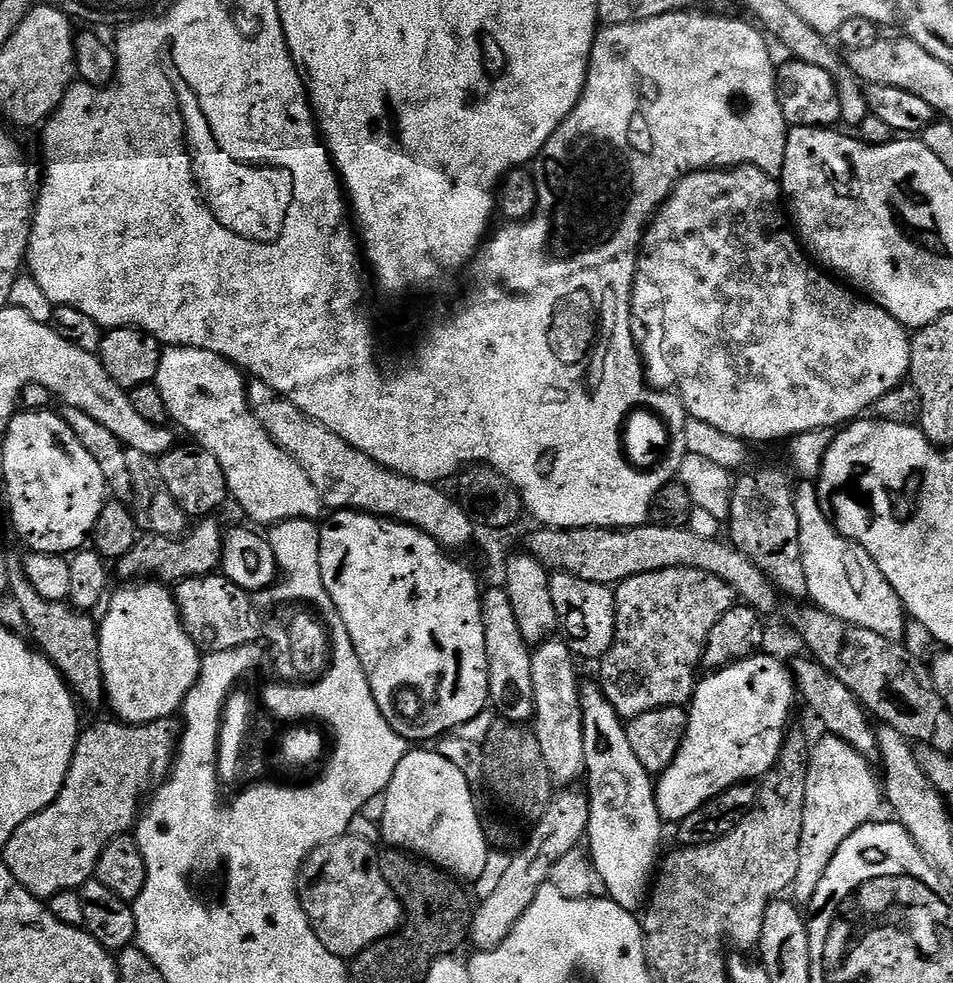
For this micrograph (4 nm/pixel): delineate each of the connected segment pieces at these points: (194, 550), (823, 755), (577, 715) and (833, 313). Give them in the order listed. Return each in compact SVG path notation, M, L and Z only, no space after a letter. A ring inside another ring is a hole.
M204 518L200 524L184 533L182 536L141 535L136 545L121 560L115 561L114 572L124 579L124 582L136 582L141 578L155 578L168 586L175 586L199 576L213 575L220 568L220 559L224 549L223 527L215 524L215 519Z
M824 734L821 737L817 744L815 741L808 758L806 806L802 814L802 838L798 850L798 878L794 878L790 889L791 899L800 906L811 905L814 890L818 886L822 874L826 874L826 866L830 866L838 846L842 846L842 842L846 842L846 838L850 838L850 834L854 834L854 830L869 823L875 817L872 815L879 810L880 804L882 808L882 784L877 773L875 776L871 766L868 765L871 764L869 757L858 754L858 750L854 750L836 736Z
M563 639L545 640L532 648L530 675L534 681L534 716L530 727L542 746L542 759L552 775L553 785L572 786L585 775L586 746L582 738L582 679L576 673L577 657Z
M741 166L731 170L705 170L692 172L680 179L659 212L652 217L652 223L644 230L644 242L637 257L632 287L632 312L634 318L642 316L654 326L658 354L674 371L674 388L689 417L714 426L714 430L722 430L722 434L730 434L753 445L768 444L771 440L784 442L819 428L839 429L863 417L872 404L878 402L882 394L886 394L886 390L894 390L894 386L898 386L910 372L912 342L909 329L871 300L825 274L809 259L782 211L782 189L779 183L757 168ZM646 290L652 290L652 294L658 292L658 302L644 302Z

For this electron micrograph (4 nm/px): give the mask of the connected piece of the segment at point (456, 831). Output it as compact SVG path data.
M410 750L398 764L394 777L383 793L386 798L386 809L379 822L383 843L385 845L388 843L393 849L417 855L461 881L476 881L486 867L490 845L486 840L472 792L474 792L472 785L466 782L459 769L435 750Z

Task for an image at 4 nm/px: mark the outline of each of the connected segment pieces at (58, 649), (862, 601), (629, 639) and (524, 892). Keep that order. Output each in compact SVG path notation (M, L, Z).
M16 558L9 559L8 562L8 592L22 610L24 628L31 643L60 671L77 701L83 707L85 704L88 708L103 709L106 697L100 661L100 629L97 621L92 621L93 617L87 612L77 612L71 604L63 600L42 598L42 594L34 590L30 578L26 578L23 563Z
M801 483L795 493L808 600L815 607L826 610L826 614L834 614L847 624L874 630L874 634L882 634L882 638L901 641L904 648L917 659L929 657L935 645L933 636L917 619L909 617L906 620L904 603L898 598L894 586L886 582L882 570L878 570L870 554L866 554L860 544L848 540L836 529L820 505L815 483Z
M667 568L650 574L638 574L615 585L616 633L612 649L599 661L598 683L604 697L616 713L625 721L638 714L646 714L659 708L678 708L691 701L698 683L696 671L701 671L704 659L704 644L710 638L710 630L722 614L734 607L732 587L706 570L693 568Z
M572 786L553 795L546 814L542 814L542 818L535 821L533 828L536 829L529 834L524 849L512 856L510 867L506 870L506 875L500 879L498 887L494 889L494 894L479 901L472 914L470 929L470 944L473 944L473 949L487 950L498 947L510 934L518 918L526 914L540 887L551 881L554 862L558 862L562 854L570 854L570 850L581 847L582 841L588 835L590 806L587 791L580 789L579 792L578 789L579 787Z

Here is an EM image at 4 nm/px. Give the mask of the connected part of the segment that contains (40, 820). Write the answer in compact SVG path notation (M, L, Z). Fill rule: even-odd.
M115 718L100 720L81 731L74 758L70 762L70 770L66 774L66 782L62 782L62 790L46 810L26 818L14 834L10 834L10 842L2 850L2 862L34 894L42 901L49 901L60 892L79 890L87 880L96 875L98 858L102 850L114 838L131 833L142 812L142 805L155 793L156 789L168 779L178 751L178 741L182 731L179 719L169 718L156 720L152 724L125 724Z

